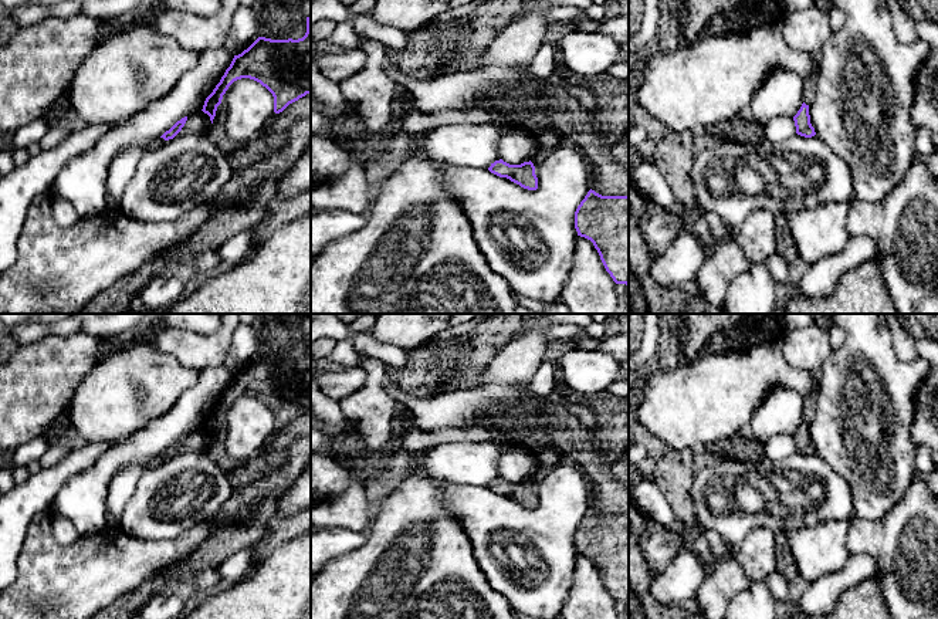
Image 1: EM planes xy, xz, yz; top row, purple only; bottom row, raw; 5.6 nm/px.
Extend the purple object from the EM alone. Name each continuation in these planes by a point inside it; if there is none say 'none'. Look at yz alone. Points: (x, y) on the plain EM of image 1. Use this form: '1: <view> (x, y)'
none

